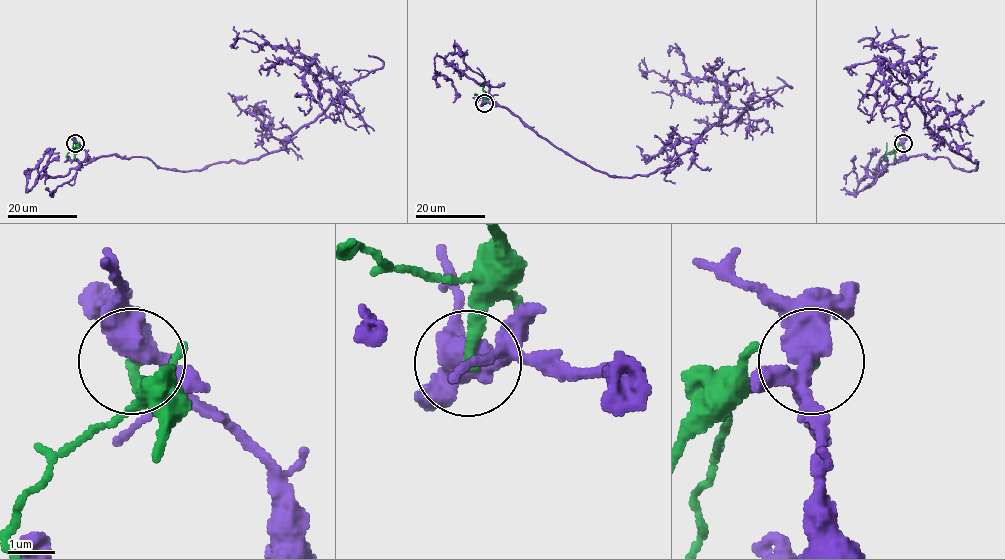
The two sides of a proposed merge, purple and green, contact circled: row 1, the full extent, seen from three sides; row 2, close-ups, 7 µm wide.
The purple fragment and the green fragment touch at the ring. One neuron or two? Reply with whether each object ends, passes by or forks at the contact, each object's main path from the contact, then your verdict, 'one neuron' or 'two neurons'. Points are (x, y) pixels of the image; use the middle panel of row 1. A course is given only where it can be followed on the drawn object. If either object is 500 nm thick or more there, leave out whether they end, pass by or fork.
purple forks | green ends | purple via (484, 103), (619, 177), (666, 167), (749, 108), (679, 94), (640, 63) | green via (484, 103), (482, 85) | two neurons

